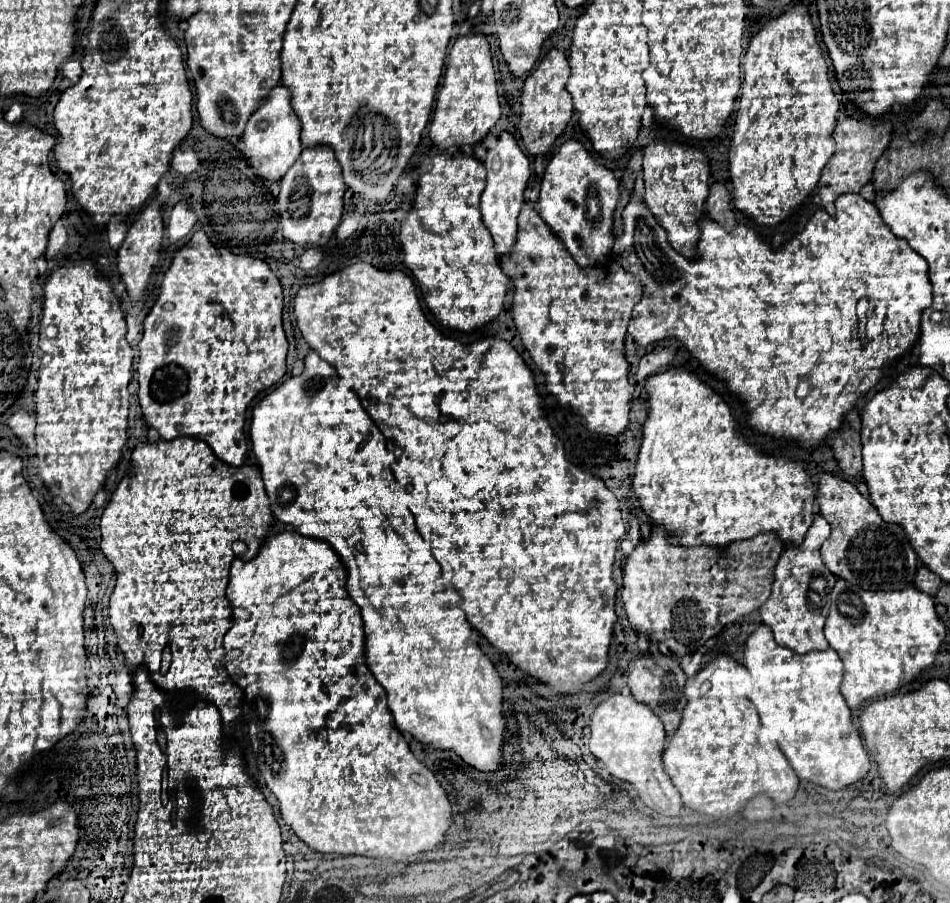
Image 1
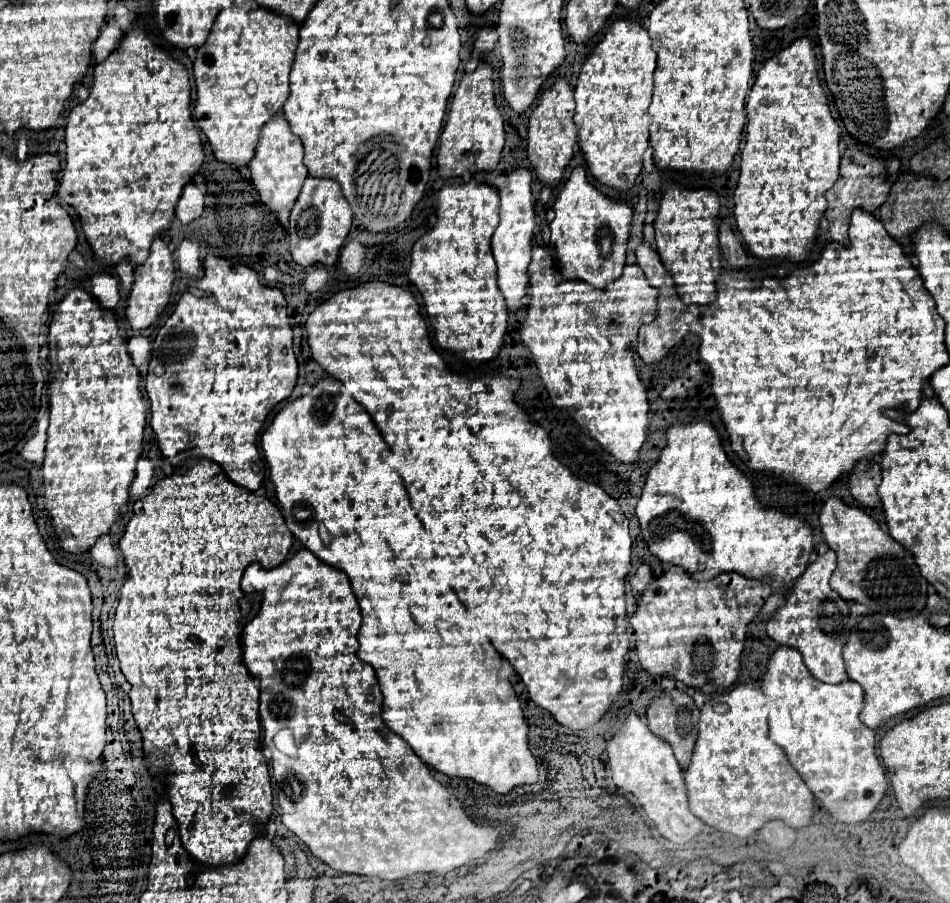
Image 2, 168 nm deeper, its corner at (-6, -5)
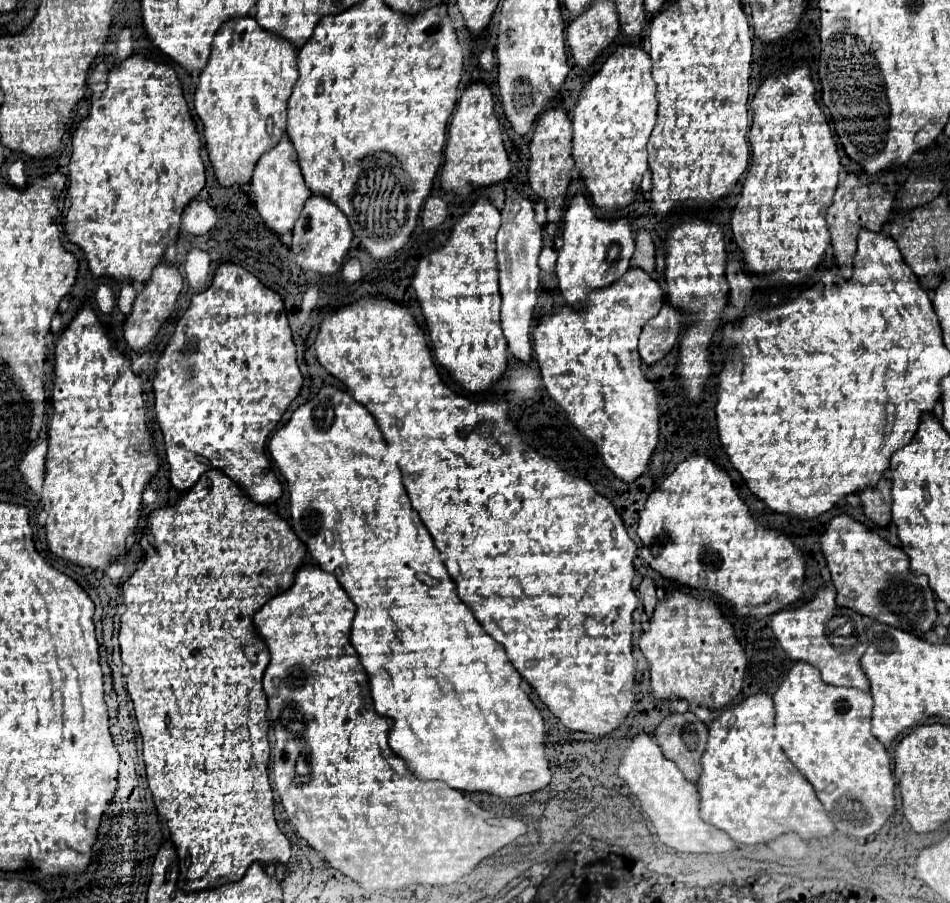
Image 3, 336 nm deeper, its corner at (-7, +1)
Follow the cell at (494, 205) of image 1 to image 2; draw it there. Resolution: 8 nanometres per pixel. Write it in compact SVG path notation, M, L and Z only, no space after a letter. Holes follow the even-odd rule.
M515 169L507 173L509 185L499 191L501 197L501 223L491 239L493 257L497 261L497 283L503 293L509 315L515 315L523 305L521 299L527 295L529 285L529 263L531 263L531 241L535 237L535 203L531 193L531 171Z

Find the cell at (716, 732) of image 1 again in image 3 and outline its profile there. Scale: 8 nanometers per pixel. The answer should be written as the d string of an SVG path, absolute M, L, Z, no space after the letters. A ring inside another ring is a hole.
M756 693L746 697L738 705L730 705L724 711L720 711L720 715L710 725L706 751L700 761L702 773L696 781L700 793L700 817L704 817L706 823L726 831L736 843L766 843L788 831L798 833L802 839L826 837L834 831L834 823L830 815L824 811L822 803L818 801L812 785L808 785L808 781L786 757L780 743L776 741L774 703L770 695Z

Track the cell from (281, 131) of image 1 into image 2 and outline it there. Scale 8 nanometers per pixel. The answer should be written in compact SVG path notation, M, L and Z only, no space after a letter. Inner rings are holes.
M275 115L271 123L267 123L261 129L261 139L255 151L253 161L249 163L251 171L251 183L259 193L259 199L271 213L279 213L283 209L289 209L295 205L295 199L299 197L299 191L303 187L303 181L307 177L307 167L303 163L304 147L299 143L299 137L295 137L289 129L289 123L283 115Z

